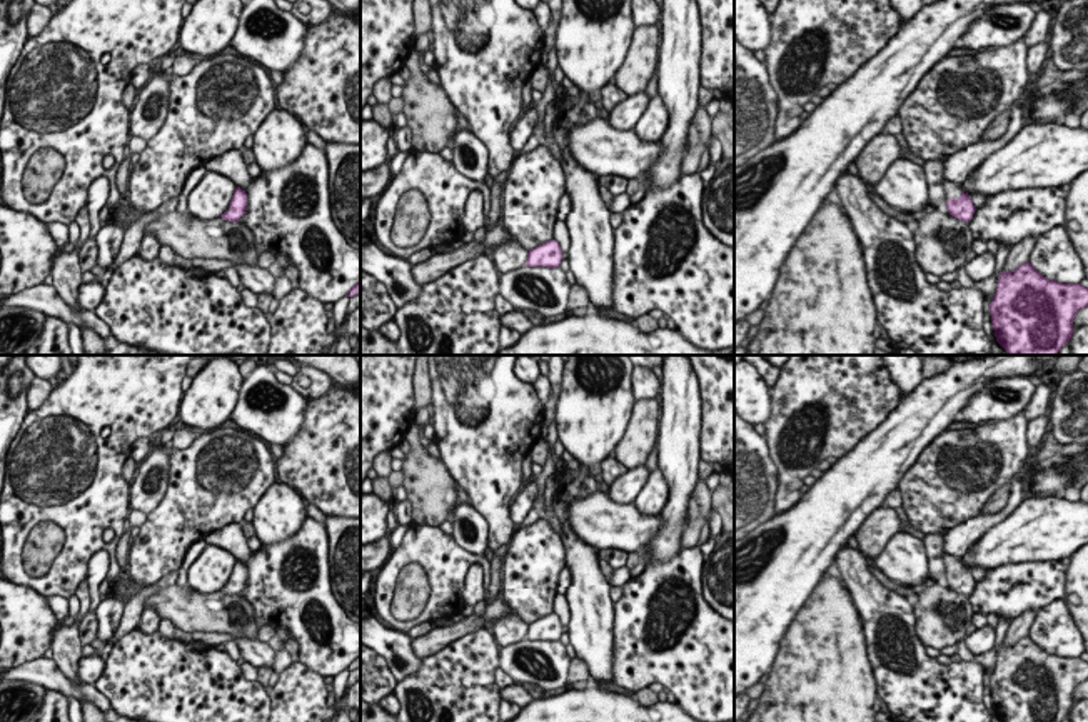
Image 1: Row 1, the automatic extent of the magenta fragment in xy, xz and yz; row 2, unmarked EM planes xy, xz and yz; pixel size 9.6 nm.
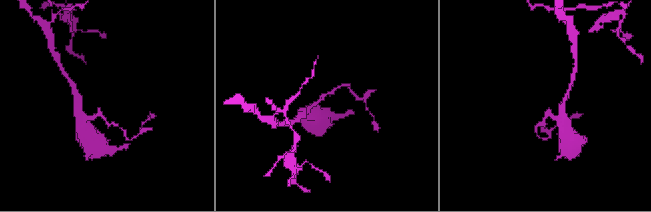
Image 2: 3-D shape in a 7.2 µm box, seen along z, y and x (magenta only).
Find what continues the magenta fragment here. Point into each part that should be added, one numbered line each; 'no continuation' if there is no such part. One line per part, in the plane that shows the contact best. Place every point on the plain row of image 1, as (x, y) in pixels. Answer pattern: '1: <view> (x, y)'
1: yz (953, 564)

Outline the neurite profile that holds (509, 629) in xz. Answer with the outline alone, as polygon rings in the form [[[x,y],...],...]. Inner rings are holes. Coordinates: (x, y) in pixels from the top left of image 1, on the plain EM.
[[[506,614],[494,622],[491,634],[499,647],[507,647],[526,639],[527,627],[529,624],[521,620],[517,615]]]

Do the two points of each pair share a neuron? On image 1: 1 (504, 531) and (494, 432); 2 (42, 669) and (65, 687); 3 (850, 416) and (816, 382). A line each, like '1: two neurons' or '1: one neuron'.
1: one neuron
2: one neuron
3: one neuron

